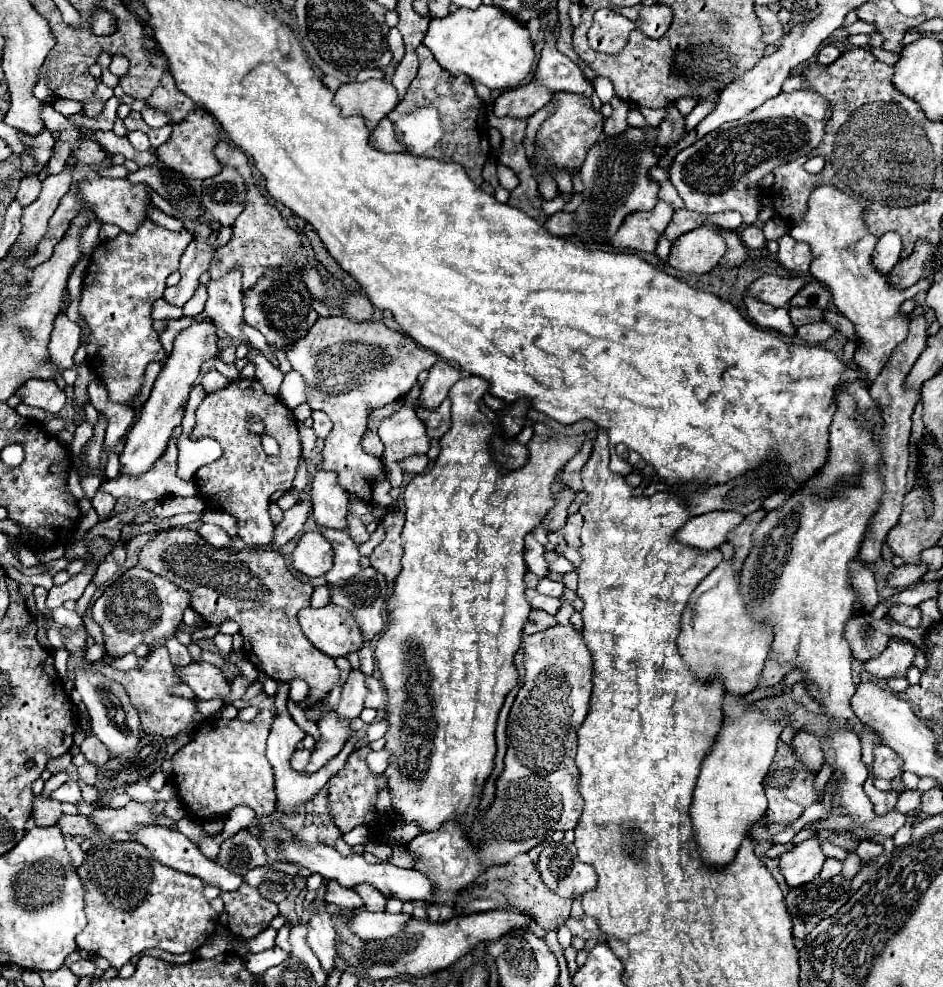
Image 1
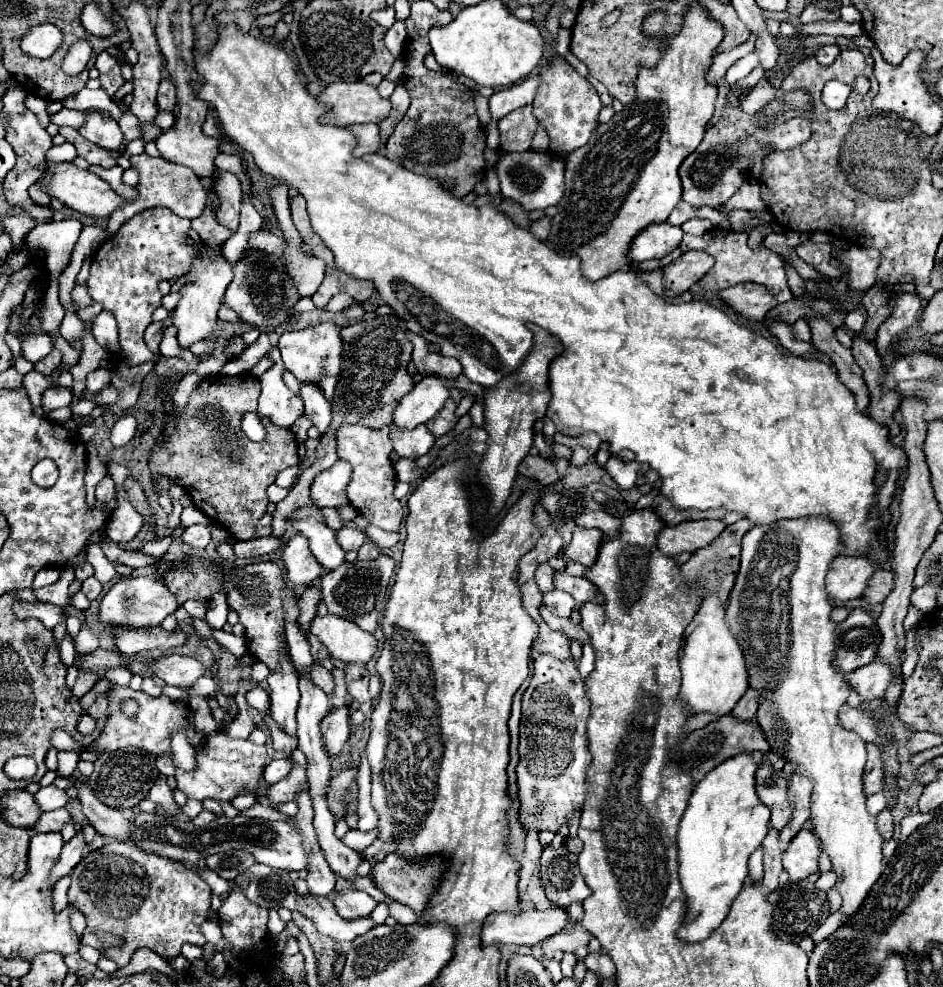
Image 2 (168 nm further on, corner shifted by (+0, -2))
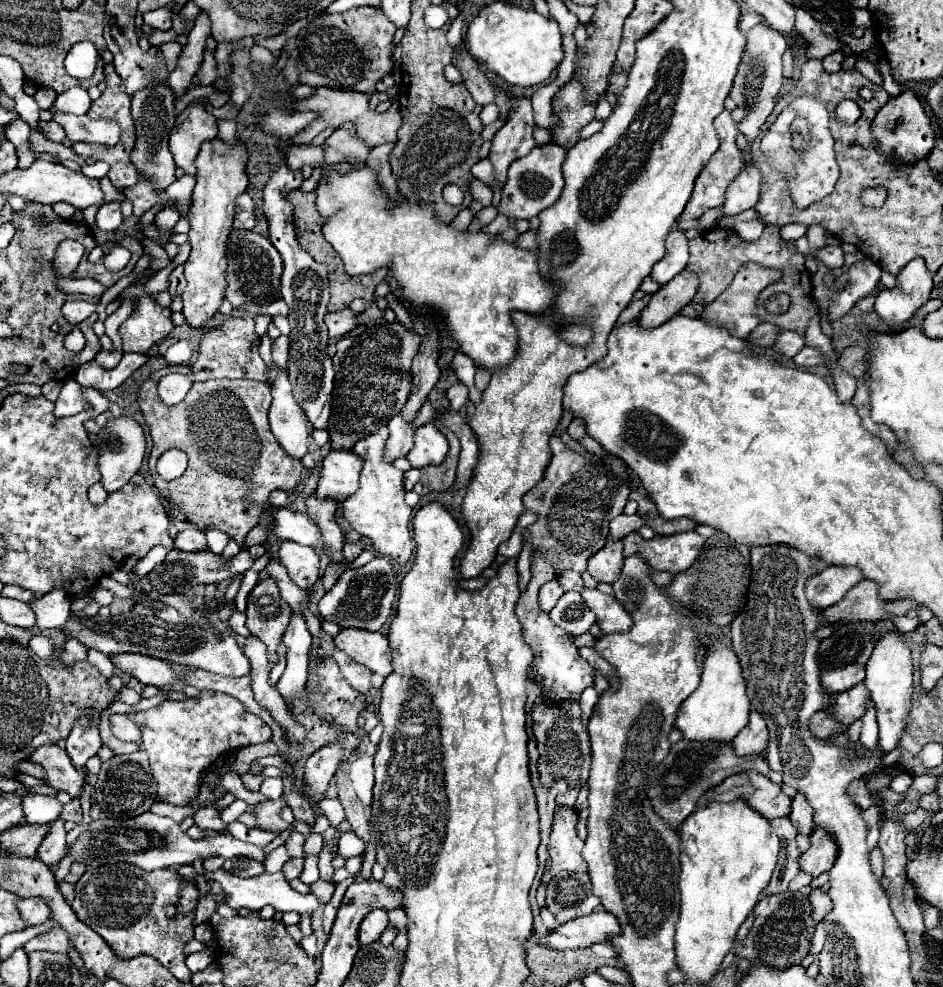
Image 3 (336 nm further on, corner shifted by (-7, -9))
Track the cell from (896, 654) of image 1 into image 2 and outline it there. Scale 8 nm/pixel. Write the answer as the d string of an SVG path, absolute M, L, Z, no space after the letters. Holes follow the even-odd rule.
M873 661L869 665L863 665L851 673L845 675L845 681L851 689L855 689L863 703L869 703L877 697L881 697L891 681L891 669L889 665L881 661Z

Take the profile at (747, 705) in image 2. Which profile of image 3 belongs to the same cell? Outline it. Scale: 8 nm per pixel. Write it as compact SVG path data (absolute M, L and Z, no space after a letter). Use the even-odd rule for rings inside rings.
M752 710L748 724L738 732L738 736L732 740L738 756L746 754L764 754L766 752L766 740L768 740L768 728L764 718Z

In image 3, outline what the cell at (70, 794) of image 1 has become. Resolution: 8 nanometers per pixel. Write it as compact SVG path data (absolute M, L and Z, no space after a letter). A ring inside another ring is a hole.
M26 794L22 802L26 812L26 822L30 824L48 824L62 814L62 802L56 796Z

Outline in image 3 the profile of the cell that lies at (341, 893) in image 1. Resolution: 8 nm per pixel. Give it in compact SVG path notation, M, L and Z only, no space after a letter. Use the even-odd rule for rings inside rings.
M374 908L372 912L368 912L368 916L364 916L364 920L360 924L360 930L358 930L360 944L372 944L374 940L378 940L388 924L390 922L388 922L386 910Z

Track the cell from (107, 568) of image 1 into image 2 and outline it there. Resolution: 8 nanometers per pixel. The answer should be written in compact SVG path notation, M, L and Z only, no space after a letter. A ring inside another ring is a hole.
M91 577L91 579L83 581L83 587L81 587L81 591L85 593L85 597L87 597L89 601L97 599L97 595L101 593L101 589L103 589L103 585L101 585L101 583L99 583L95 577Z

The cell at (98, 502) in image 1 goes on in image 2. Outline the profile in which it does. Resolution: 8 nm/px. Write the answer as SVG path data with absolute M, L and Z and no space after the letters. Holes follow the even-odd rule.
M105 475L105 477L99 481L97 491L95 491L95 497L97 497L99 501L103 501L103 503L107 503L107 501L111 501L111 499L115 497L115 483L113 483L113 479L111 479L109 475Z

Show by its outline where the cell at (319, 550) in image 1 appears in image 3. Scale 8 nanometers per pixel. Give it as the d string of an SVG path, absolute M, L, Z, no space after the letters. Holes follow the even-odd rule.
M286 540L280 544L278 556L280 556L280 562L284 564L290 580L296 586L310 590L320 580L320 558L314 552L314 548Z

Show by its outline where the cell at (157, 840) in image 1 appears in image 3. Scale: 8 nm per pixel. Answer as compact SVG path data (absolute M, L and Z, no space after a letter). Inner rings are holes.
M56 744L42 746L30 756L32 762L38 762L46 768L46 782L62 792L68 792L72 798L80 798L84 792L84 772L70 764L70 758Z

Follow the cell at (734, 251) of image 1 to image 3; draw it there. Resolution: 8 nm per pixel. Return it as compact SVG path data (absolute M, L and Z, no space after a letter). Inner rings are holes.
M766 226L764 234L756 242L744 242L734 230L722 230L722 228L706 230L702 236L692 238L690 240L690 260L688 260L686 268L698 272L698 276L700 276L700 288L698 288L698 294L694 296L692 302L694 304L710 304L710 302L714 302L730 286L734 274L746 262L758 262L762 266L772 266L772 268L782 270L782 278L778 282L766 286L764 296L760 296L760 300L758 300L760 320L778 324L782 330L796 330L796 332L804 334L806 328L808 328L808 322L818 314L814 298L810 294L812 292L810 272L804 266L804 256L796 252L792 242L784 242L780 238L780 228L774 228L774 226ZM774 294L788 294L790 296L790 308L788 308L786 314L770 314L764 308L764 302Z

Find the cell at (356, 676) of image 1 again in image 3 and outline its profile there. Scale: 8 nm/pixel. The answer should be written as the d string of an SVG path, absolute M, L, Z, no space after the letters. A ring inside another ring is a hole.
M342 740L322 746L318 752L314 752L306 760L306 764L302 768L306 772L306 794L314 802L318 802L322 798L322 794L326 792L326 788L328 788L330 780L334 778L342 760L344 760Z

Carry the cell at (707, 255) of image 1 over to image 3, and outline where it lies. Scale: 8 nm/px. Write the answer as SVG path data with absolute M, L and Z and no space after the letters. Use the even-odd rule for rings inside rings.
M682 270L668 284L660 286L660 290L652 296L650 304L638 316L638 322L648 328L656 328L676 316L686 304L692 302L698 292L698 274L690 270Z

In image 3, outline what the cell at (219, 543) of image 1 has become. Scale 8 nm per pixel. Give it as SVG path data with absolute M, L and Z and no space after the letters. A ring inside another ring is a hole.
M194 528L178 532L174 544L176 544L178 550L184 550L184 552L204 552L204 550L208 550L204 532L202 530L194 530Z

